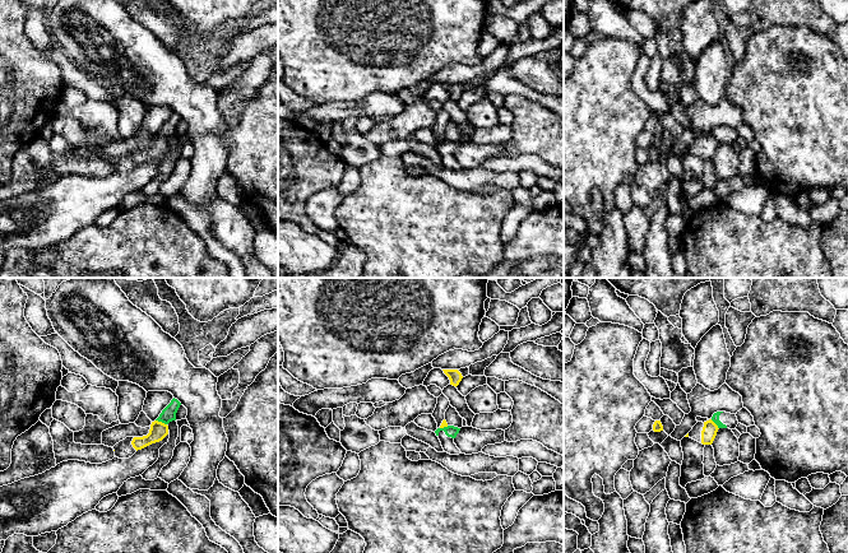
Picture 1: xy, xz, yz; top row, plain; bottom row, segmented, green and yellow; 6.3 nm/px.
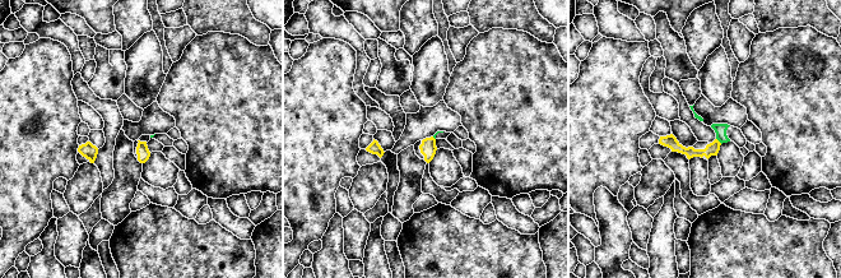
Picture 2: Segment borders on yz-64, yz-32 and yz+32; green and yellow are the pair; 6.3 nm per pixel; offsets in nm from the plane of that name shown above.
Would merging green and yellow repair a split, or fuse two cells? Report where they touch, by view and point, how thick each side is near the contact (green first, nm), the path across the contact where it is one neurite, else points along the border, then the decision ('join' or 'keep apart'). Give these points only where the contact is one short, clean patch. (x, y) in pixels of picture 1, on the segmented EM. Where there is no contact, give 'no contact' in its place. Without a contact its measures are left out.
contact xy (161, 421); calibres 90 and 110 nm; border xy (156, 419), (166, 424); keep apart

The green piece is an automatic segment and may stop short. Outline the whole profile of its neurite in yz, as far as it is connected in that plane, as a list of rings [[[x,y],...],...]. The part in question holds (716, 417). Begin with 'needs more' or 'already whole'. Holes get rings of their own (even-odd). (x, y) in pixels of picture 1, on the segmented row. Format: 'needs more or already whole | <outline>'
needs more | [[[717,412],[713,414],[712,420],[718,426],[718,428],[736,429],[738,420],[736,414]]]

